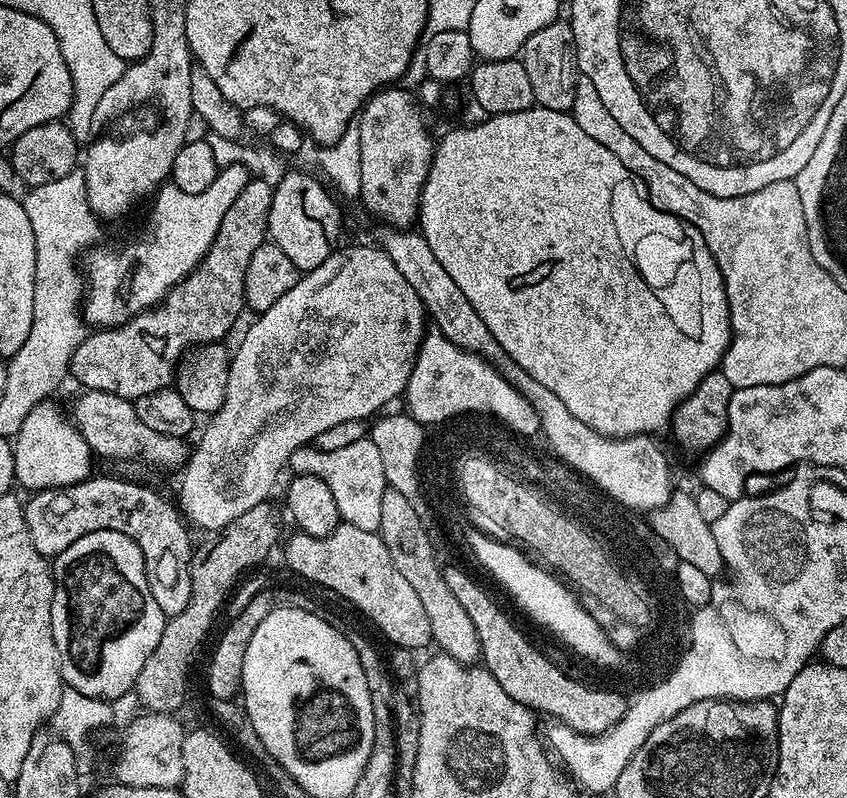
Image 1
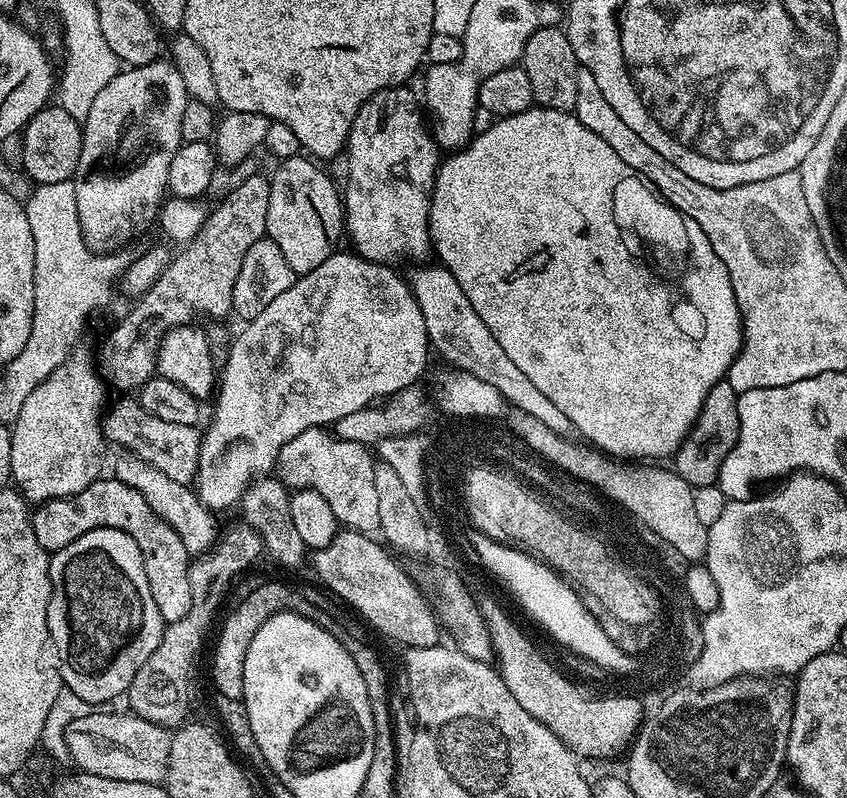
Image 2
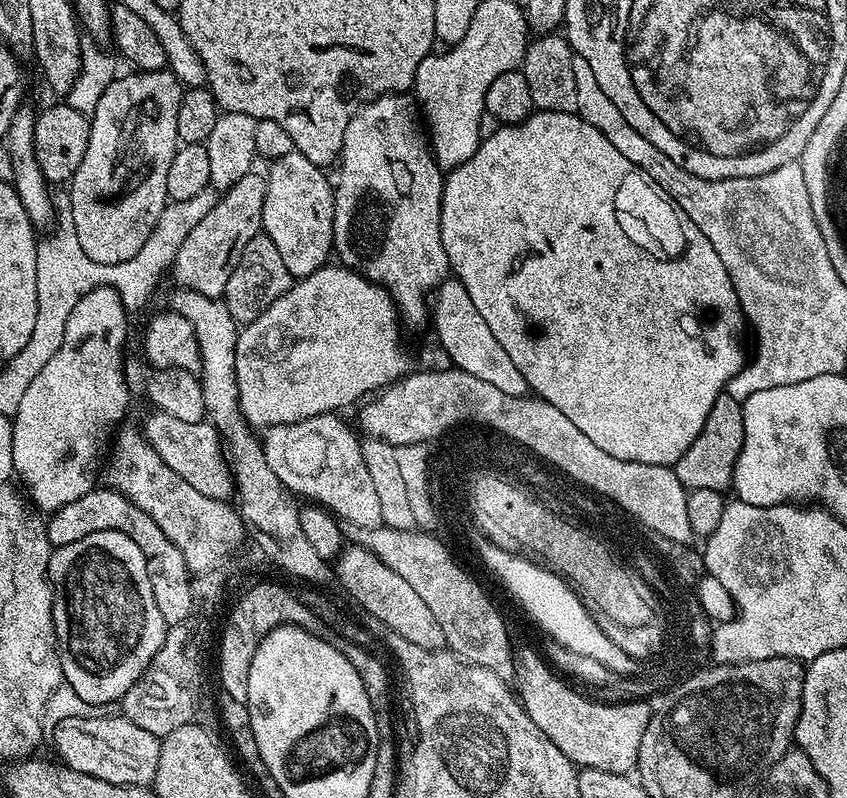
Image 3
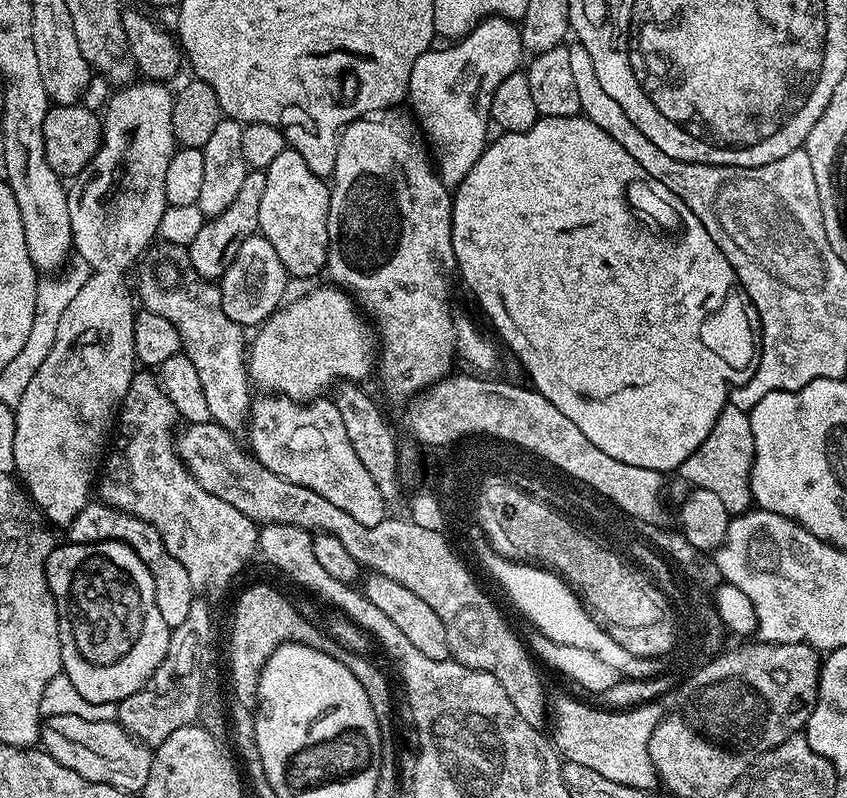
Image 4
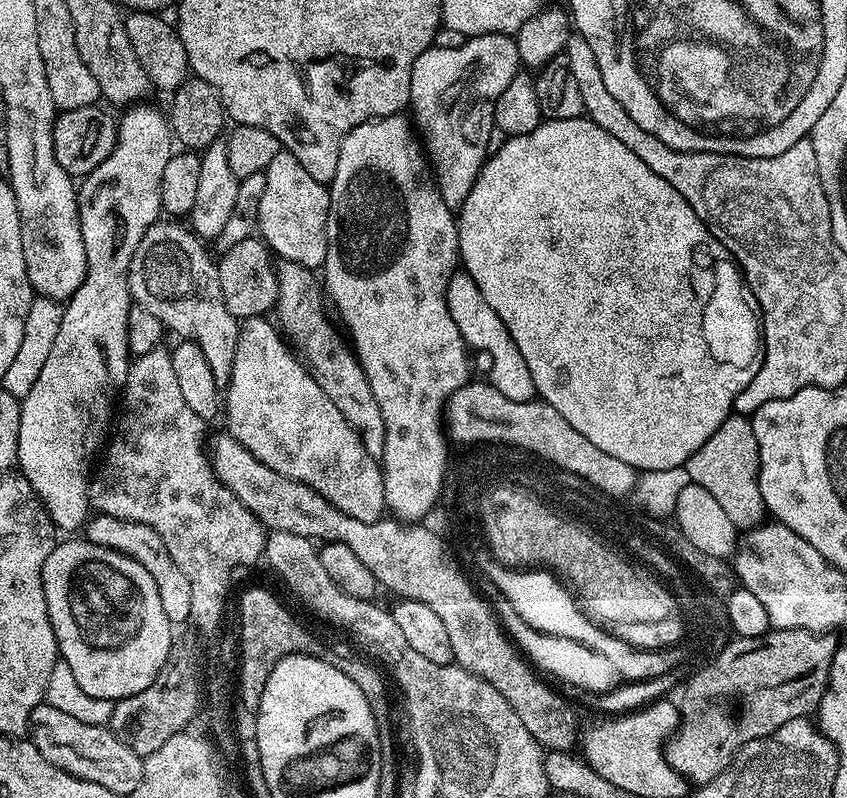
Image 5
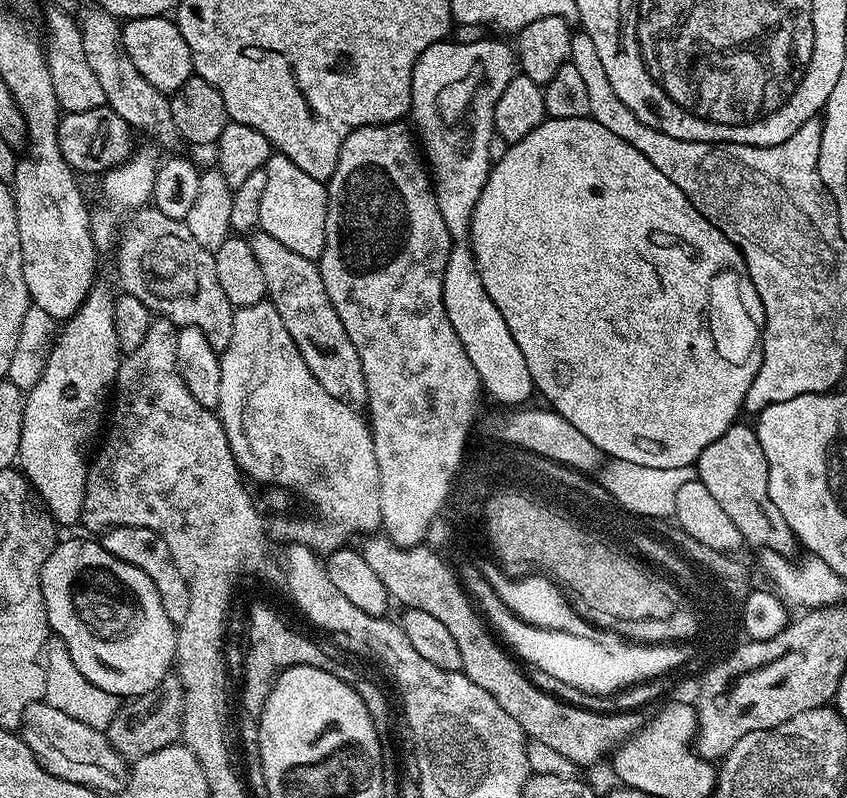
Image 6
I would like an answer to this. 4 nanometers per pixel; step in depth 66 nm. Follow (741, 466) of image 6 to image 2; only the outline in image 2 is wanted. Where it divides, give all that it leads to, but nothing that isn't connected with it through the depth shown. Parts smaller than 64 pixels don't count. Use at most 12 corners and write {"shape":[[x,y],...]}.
{"shape":[[738,393],[706,394],[674,457],[693,488],[717,483],[736,444]]}

